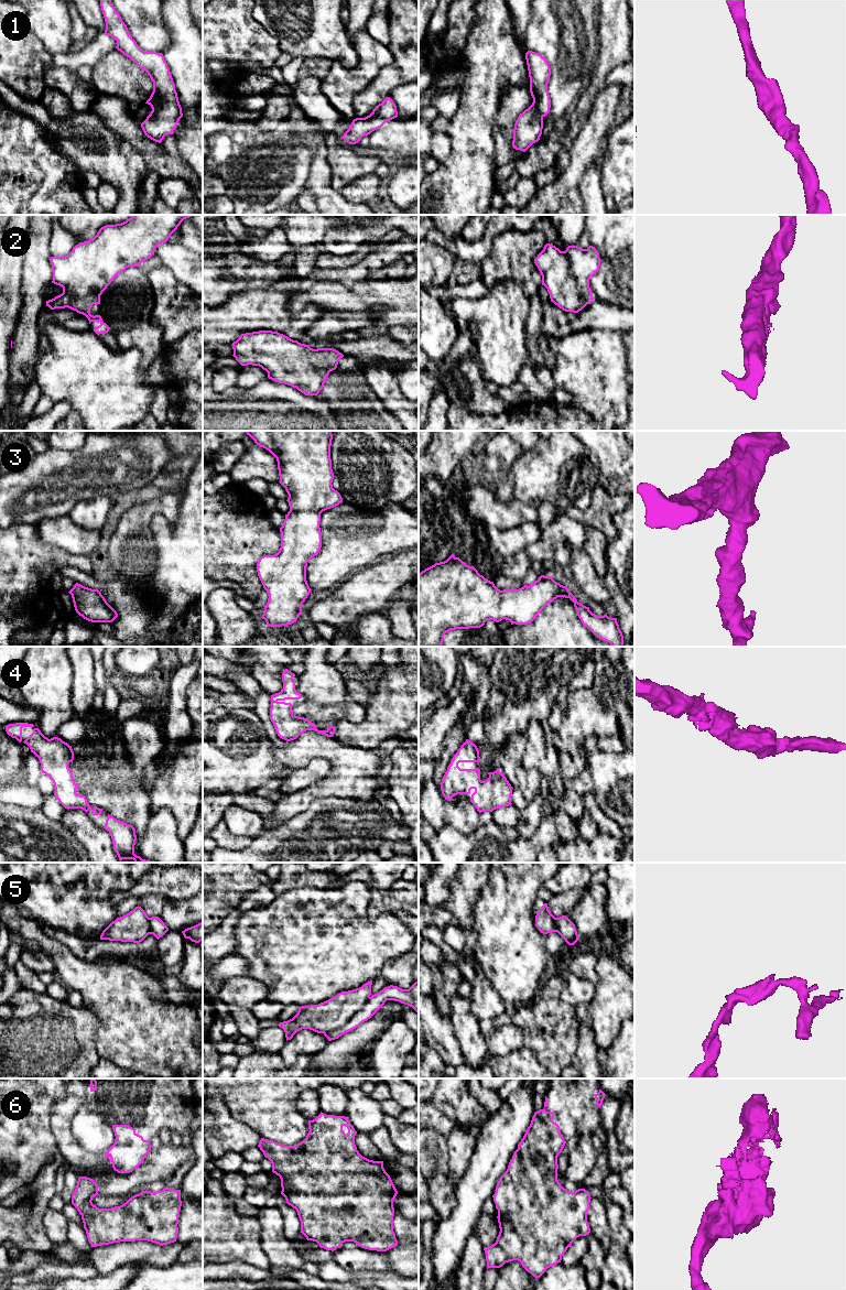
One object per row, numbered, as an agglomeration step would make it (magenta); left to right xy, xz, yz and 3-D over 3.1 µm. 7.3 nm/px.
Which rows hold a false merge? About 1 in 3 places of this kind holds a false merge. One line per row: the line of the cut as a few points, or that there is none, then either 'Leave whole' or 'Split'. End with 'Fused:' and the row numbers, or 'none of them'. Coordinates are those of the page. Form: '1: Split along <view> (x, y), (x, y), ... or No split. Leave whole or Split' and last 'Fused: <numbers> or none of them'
1: No split. Leave whole
2: No split. Leave whole
3: No split. Leave whole
4: No split. Leave whole
5: Split along xz (370, 997), (345, 1023), (324, 1033). Split
6: No split. Leave whole
Fused: 5

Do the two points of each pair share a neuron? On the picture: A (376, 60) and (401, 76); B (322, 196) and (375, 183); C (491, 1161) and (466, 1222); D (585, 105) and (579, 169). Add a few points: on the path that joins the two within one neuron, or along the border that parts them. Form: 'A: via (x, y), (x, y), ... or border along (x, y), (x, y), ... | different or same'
A: border along (392, 63), (387, 66) | different
B: border along (339, 192), (351, 202), (365, 202) | different
C: via (481, 1177), (470, 1194), (469, 1206) | same
D: border along (599, 93), (592, 107) | different

